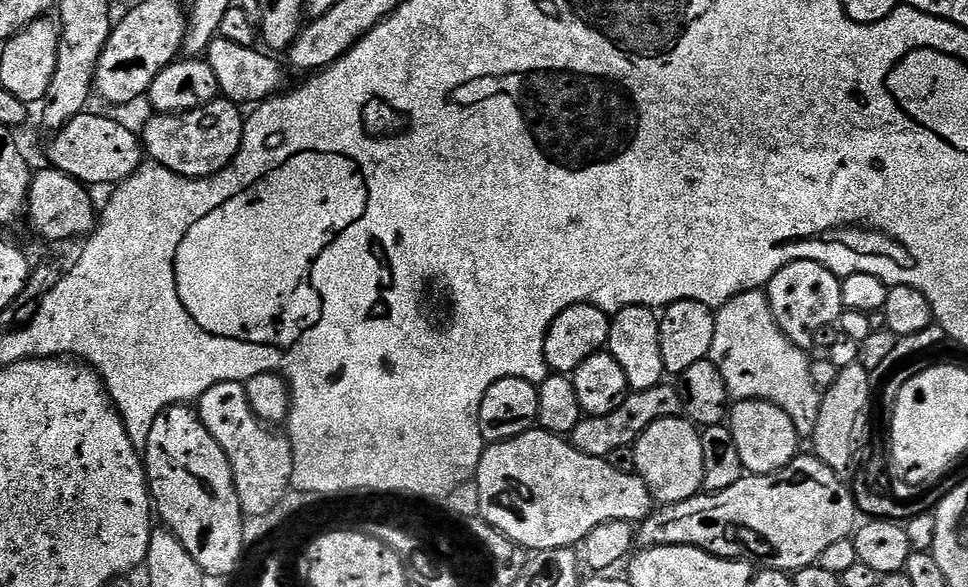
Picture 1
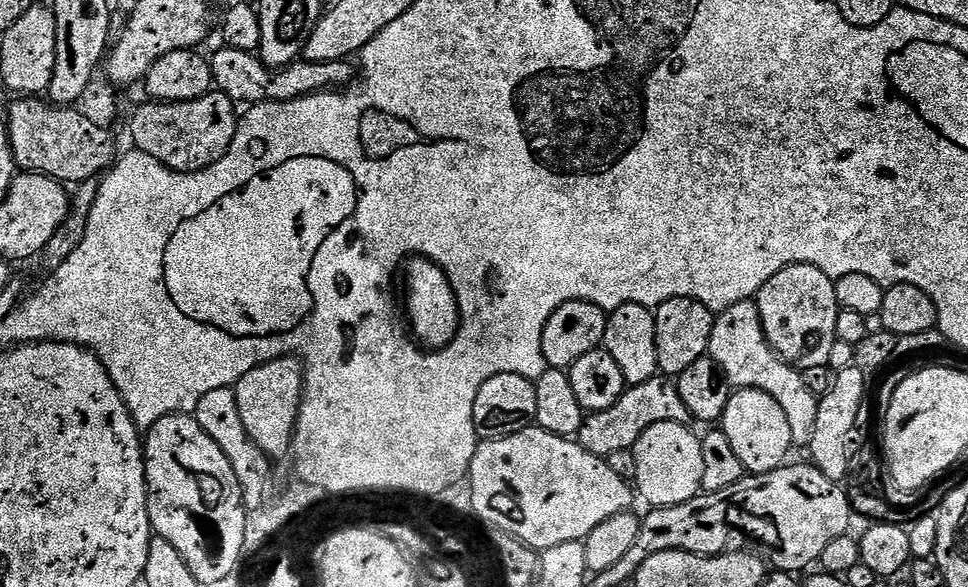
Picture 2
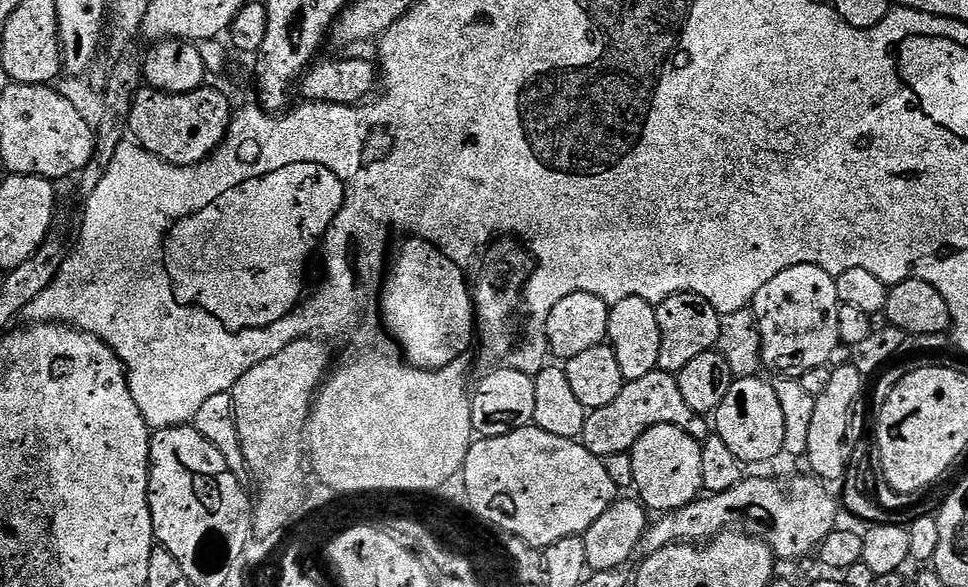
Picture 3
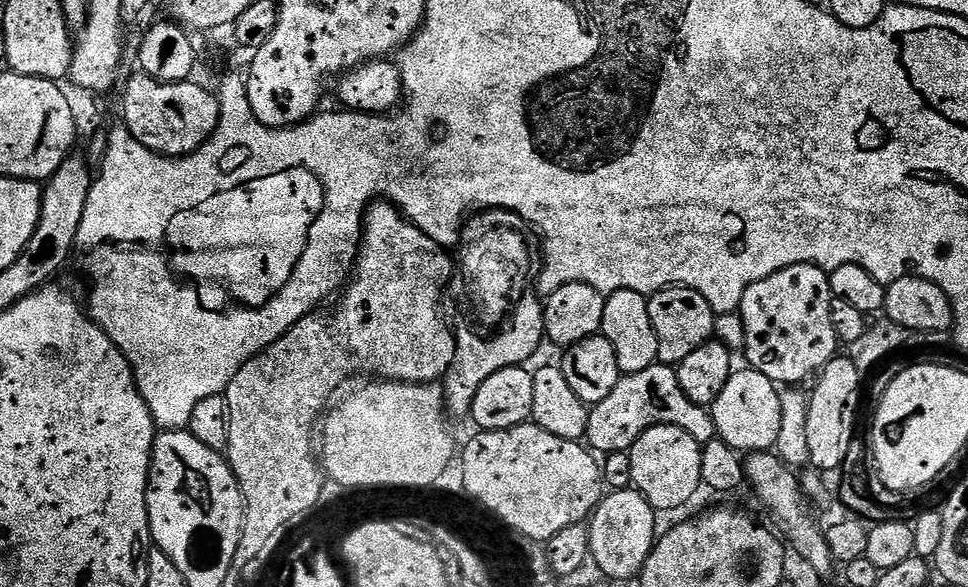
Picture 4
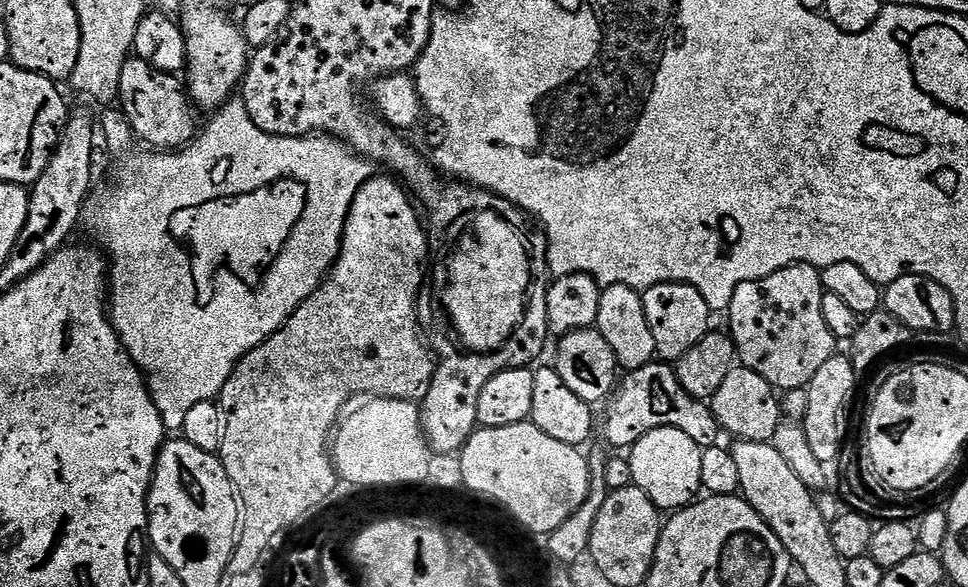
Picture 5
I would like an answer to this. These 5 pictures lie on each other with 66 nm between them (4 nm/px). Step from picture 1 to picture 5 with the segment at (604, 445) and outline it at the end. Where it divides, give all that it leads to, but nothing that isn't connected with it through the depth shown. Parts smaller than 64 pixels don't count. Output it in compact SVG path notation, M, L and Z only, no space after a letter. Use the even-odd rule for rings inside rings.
M653 362L633 368L625 376L628 377L619 381L618 391L607 401L608 413L604 416L604 436L616 450L631 449L632 445L650 434L650 430L659 428L682 430L682 434L694 438L702 449L717 443L716 435L721 435L722 429L716 423L716 415L705 401L696 400L682 390L682 382L678 382L671 363Z

